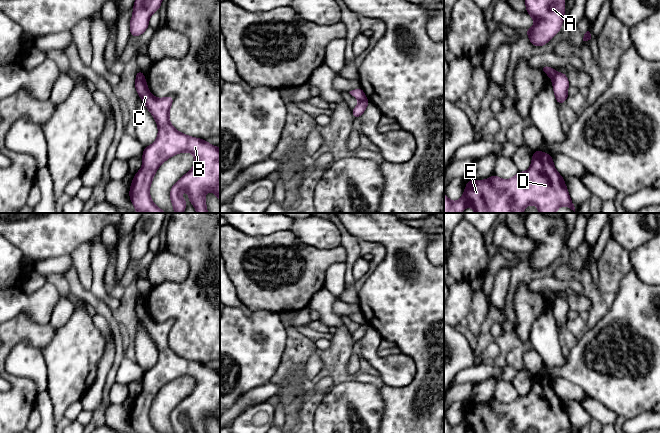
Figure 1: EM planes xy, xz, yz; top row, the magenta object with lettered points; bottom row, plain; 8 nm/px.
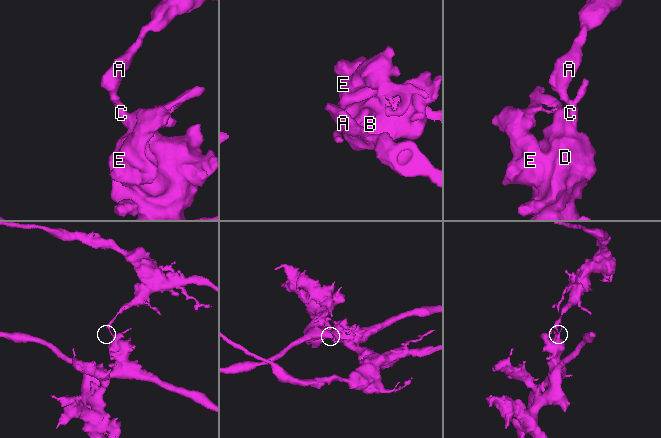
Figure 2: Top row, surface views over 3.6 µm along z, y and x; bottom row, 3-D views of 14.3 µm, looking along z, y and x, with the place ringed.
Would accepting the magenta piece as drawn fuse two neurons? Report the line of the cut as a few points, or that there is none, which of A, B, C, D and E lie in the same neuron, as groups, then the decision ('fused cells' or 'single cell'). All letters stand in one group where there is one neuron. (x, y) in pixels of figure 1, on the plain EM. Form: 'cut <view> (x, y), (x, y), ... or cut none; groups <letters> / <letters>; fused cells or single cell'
cut yz (557, 296), (552, 303); groups A / B C D E; fused cells

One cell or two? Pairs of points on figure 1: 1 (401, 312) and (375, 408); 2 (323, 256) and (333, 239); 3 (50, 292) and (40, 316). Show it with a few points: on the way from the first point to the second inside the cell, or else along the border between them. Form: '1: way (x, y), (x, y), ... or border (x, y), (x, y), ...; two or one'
1: border (378, 389), (383, 401), (382, 417); two
2: border (304, 243), (320, 248), (332, 248), (340, 245); two
3: way (45, 298), (41, 302), (41, 310); one

